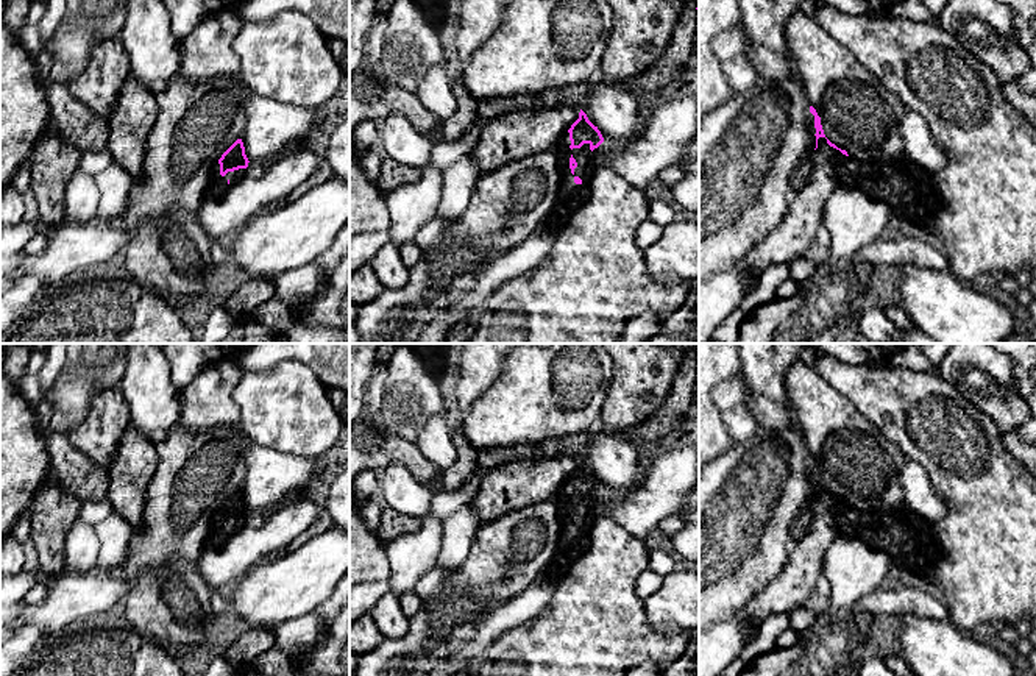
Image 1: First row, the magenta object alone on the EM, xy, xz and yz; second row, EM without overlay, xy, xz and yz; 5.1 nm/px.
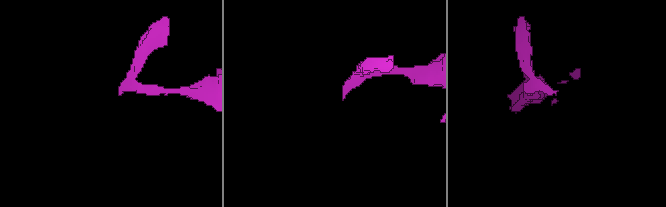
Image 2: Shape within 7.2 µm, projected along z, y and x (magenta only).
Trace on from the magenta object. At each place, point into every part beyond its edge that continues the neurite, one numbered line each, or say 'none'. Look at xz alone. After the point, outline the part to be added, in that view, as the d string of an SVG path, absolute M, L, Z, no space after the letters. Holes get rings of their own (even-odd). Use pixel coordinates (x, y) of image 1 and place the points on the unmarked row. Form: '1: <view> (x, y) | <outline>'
1: xz (571, 545) | M566 481L554 495L559 506L559 517L562 529L555 557L543 571L543 576L565 576L569 567L579 559L590 546L590 531L594 525L591 517L590 493L580 498L569 498L569 482Z

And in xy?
1: xy (217, 536) | M217 512L212 517L212 525L204 540L204 546L220 548L223 546L231 535L239 532L245 526L245 518L228 521L225 526L220 525L220 514Z

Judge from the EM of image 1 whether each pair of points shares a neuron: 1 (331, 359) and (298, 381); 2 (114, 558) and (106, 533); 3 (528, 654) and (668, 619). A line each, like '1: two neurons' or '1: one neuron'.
1: two neurons
2: one neuron
3: two neurons

